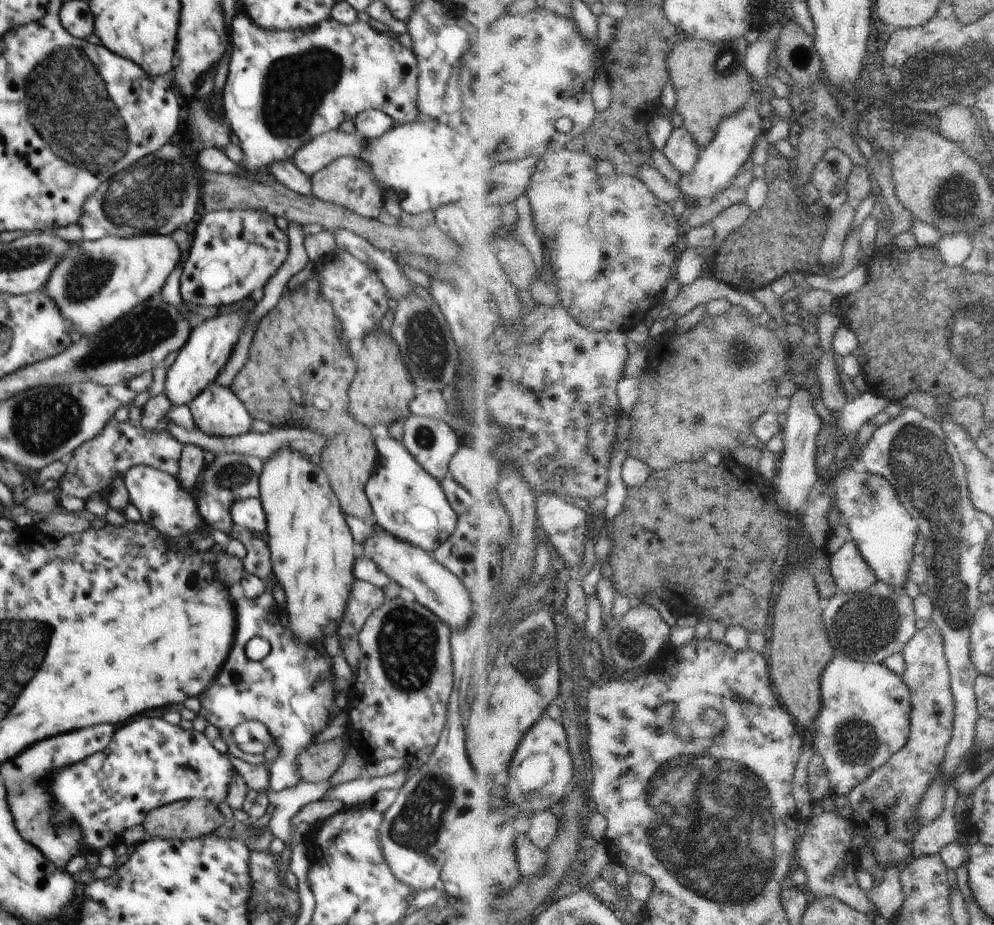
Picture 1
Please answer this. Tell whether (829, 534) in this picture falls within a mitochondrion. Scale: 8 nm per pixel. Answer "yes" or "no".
no

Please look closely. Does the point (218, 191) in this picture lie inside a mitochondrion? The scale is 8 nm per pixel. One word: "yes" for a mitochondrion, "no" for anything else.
no

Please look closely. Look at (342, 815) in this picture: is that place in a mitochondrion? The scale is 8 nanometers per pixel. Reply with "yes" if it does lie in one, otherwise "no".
no

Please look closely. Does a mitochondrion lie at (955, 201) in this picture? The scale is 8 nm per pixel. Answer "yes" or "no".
yes

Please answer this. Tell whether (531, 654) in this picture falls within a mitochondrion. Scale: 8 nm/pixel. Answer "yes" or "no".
yes

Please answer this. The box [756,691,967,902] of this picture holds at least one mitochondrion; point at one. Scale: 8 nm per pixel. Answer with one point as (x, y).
(859, 739)

